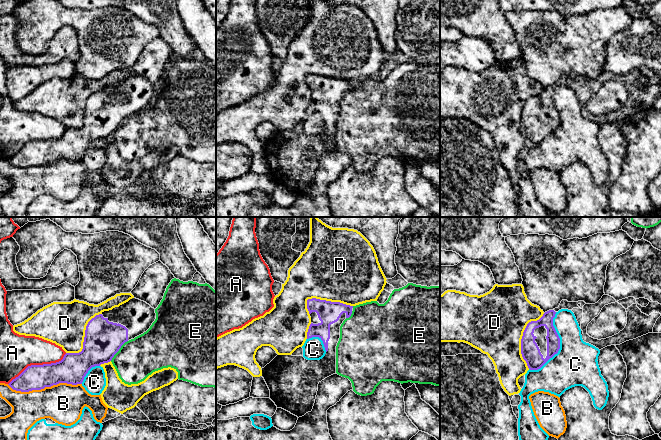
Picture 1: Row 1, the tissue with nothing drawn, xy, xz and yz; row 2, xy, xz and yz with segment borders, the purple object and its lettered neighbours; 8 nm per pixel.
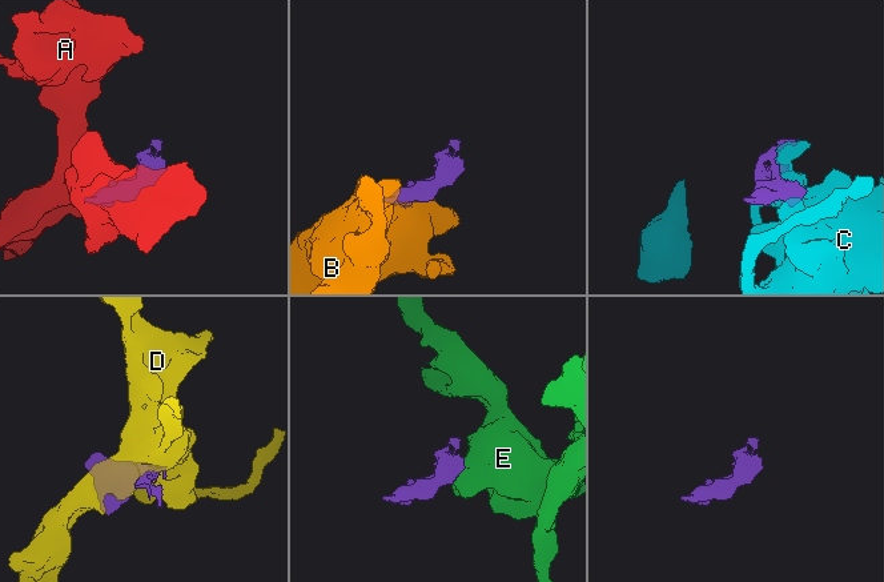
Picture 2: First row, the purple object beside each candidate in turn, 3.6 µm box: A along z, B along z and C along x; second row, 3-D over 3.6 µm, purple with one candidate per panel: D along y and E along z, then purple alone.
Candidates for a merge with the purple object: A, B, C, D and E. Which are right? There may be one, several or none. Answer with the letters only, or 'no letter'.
no letter

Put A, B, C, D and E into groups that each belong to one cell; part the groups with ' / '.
A / B / C / D / E

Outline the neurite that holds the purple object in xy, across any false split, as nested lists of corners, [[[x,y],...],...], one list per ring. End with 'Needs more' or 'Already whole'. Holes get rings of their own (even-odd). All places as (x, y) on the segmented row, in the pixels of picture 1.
[[[132,298],[119,307],[96,315],[88,322],[81,352],[66,353],[63,359],[56,363],[28,366],[8,385],[13,390],[29,392],[41,390],[59,383],[82,384],[84,377],[92,367],[110,362],[125,342],[146,332],[155,319],[156,313],[154,308],[144,301]]]. Needs more

